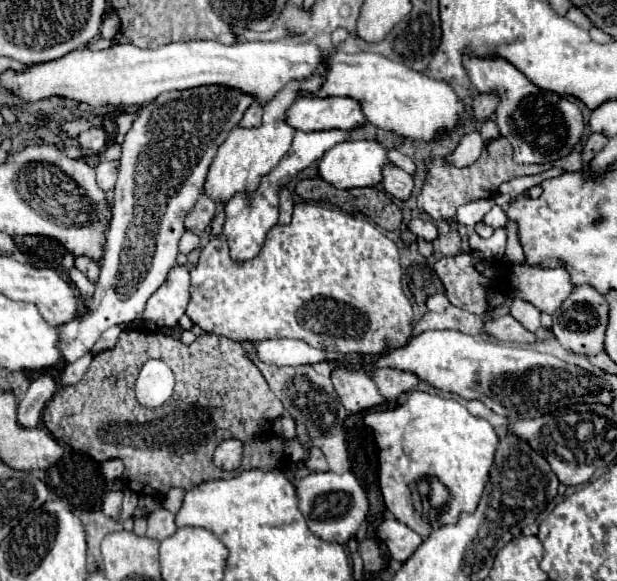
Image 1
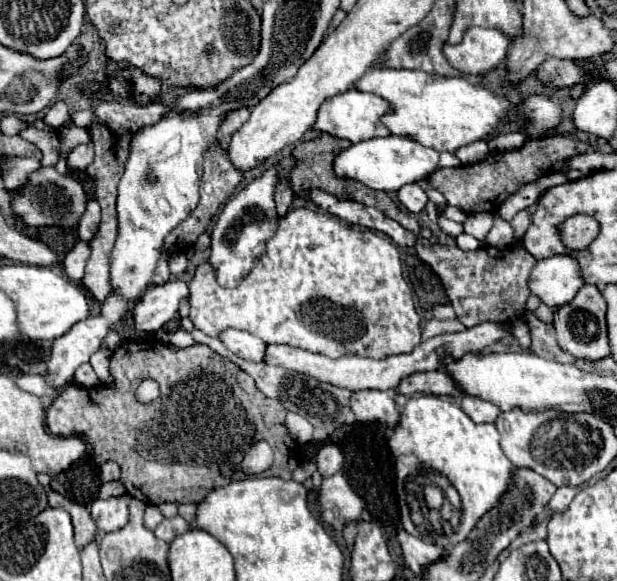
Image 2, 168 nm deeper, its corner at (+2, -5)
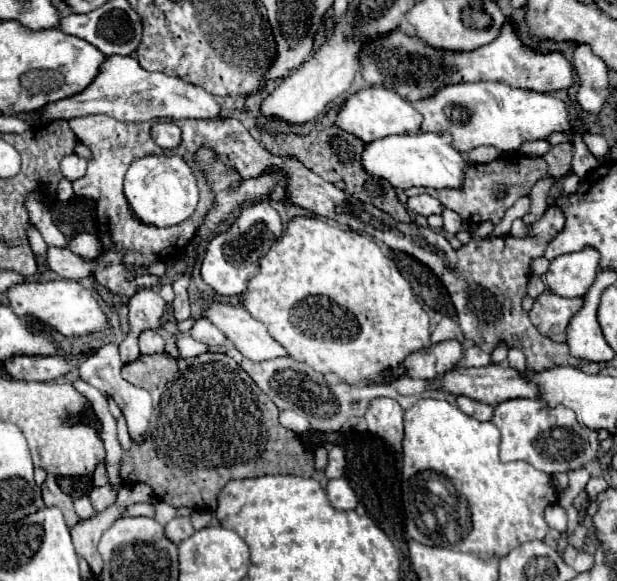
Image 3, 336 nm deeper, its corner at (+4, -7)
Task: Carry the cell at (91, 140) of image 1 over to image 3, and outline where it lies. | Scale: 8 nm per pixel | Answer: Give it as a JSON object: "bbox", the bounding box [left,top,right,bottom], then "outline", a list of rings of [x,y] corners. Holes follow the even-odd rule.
{"bbox":[61,154,87,180],"outline":[[[71,154],[71,156],[65,156],[61,160],[61,172],[67,180],[77,180],[81,176],[85,176],[85,170],[87,170],[87,160],[77,156],[77,154]]]}

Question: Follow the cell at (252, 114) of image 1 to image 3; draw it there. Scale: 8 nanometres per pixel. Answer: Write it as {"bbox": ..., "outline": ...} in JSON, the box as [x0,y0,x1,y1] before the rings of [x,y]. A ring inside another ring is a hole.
{"bbox":[31,56,221,122],"outline":[[[109,56],[103,62],[99,76],[93,80],[89,88],[83,92],[63,98],[59,102],[45,104],[37,110],[31,120],[39,122],[41,118],[53,120],[71,120],[75,116],[89,116],[89,114],[107,114],[115,120],[123,122],[147,122],[153,118],[215,118],[221,116],[221,106],[215,96],[207,94],[203,88],[189,84],[185,80],[165,76],[163,72],[147,72],[139,66],[137,58],[133,56]]]}

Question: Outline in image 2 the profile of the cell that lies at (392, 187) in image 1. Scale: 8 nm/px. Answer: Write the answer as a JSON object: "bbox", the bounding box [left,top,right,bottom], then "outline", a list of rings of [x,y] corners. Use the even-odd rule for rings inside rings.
{"bbox":[397,184,427,212],"outline":[[[405,184],[405,186],[401,186],[401,190],[397,190],[397,198],[399,198],[399,202],[409,210],[409,212],[421,212],[423,208],[425,208],[425,204],[427,204],[427,194],[419,188],[419,184]]]}

